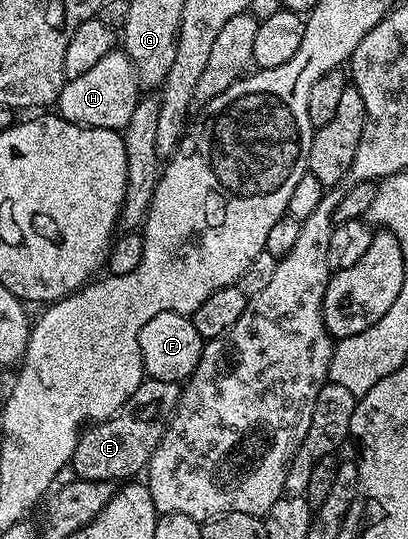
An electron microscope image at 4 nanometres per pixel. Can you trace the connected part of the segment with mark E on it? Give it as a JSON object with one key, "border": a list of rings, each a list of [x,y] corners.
{"border":[[[146,377],[126,400],[123,412],[82,429],[71,463],[74,475],[88,482],[113,482],[117,478],[129,480],[140,475],[137,473],[148,467],[159,440],[165,435],[165,427],[177,409],[178,397],[178,383]]]}

